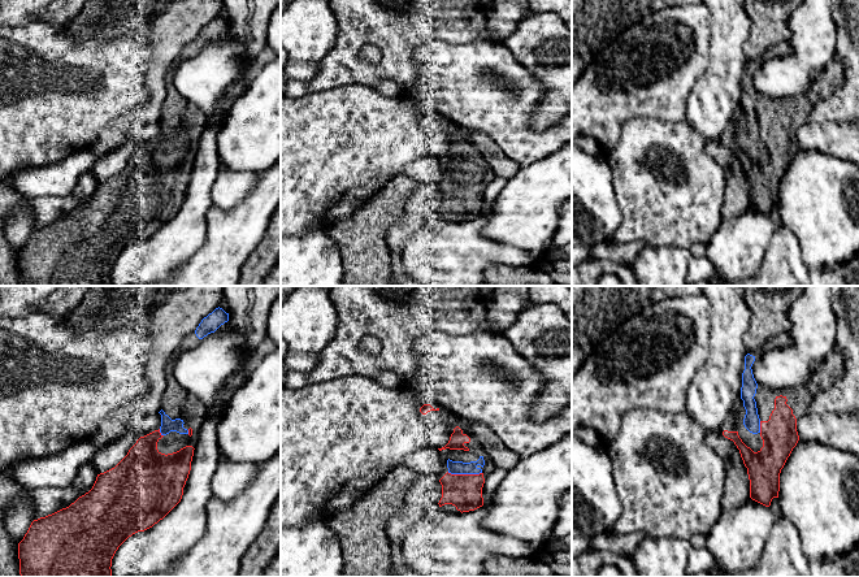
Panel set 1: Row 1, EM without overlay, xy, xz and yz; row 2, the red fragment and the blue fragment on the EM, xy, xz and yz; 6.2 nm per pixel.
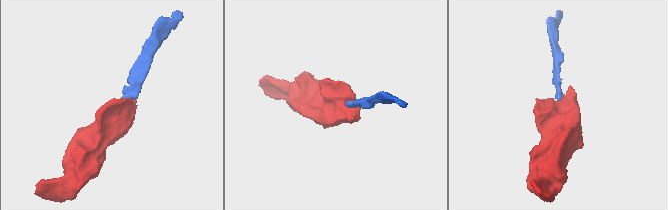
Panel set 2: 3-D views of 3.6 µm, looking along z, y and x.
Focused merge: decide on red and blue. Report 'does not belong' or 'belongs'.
belongs

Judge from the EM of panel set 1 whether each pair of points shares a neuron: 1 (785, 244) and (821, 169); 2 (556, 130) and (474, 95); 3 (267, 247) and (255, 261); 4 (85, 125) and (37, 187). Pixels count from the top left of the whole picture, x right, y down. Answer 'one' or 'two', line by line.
1: two
2: one
3: one
4: two

